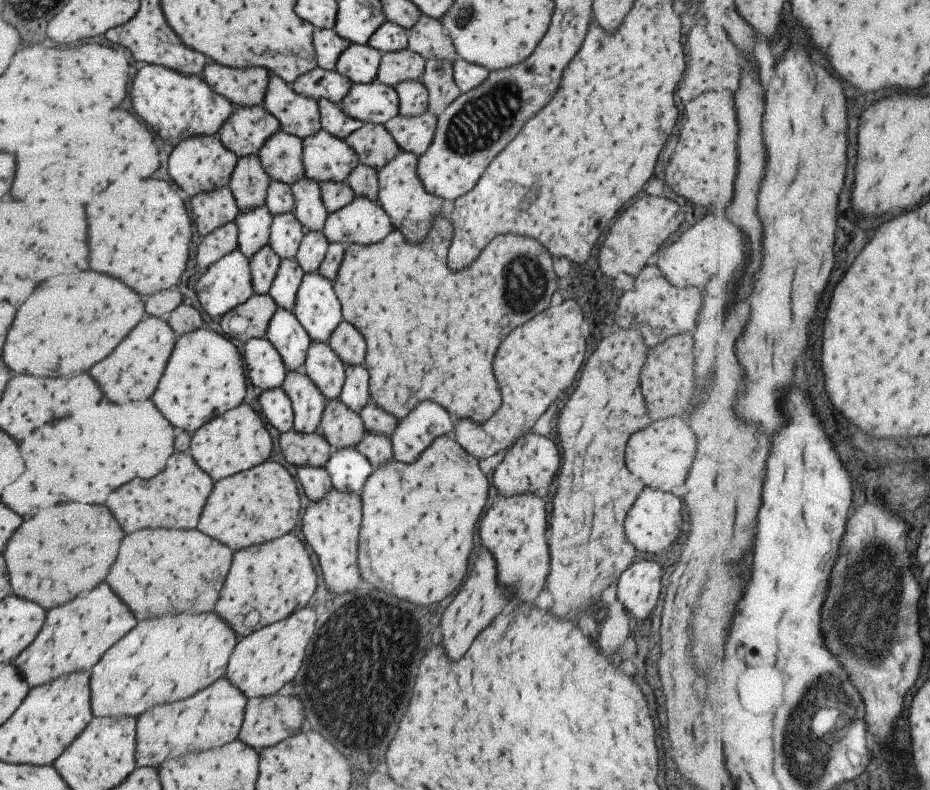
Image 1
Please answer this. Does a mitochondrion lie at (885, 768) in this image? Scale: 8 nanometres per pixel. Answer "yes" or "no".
no

